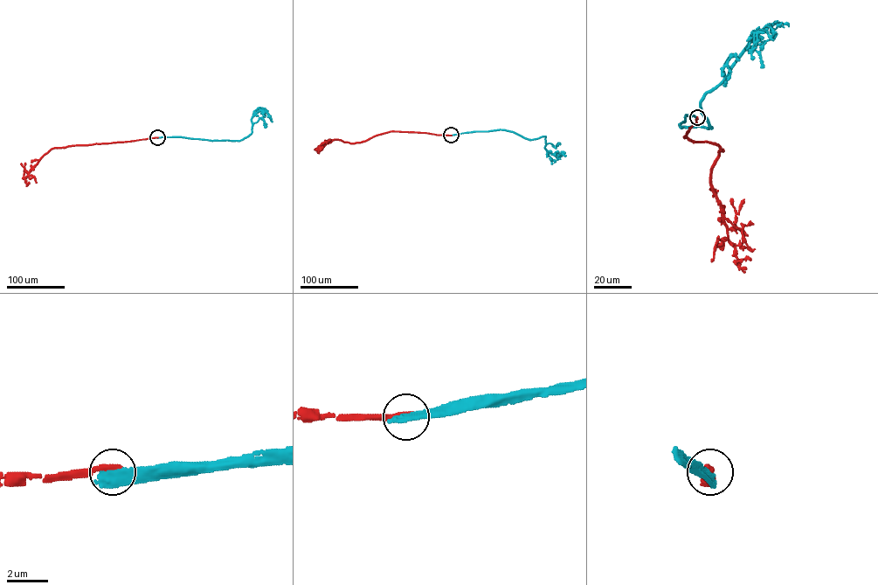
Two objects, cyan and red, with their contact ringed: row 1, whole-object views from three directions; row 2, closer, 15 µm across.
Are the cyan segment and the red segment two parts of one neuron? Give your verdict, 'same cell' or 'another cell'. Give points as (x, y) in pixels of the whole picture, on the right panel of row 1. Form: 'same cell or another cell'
another cell

